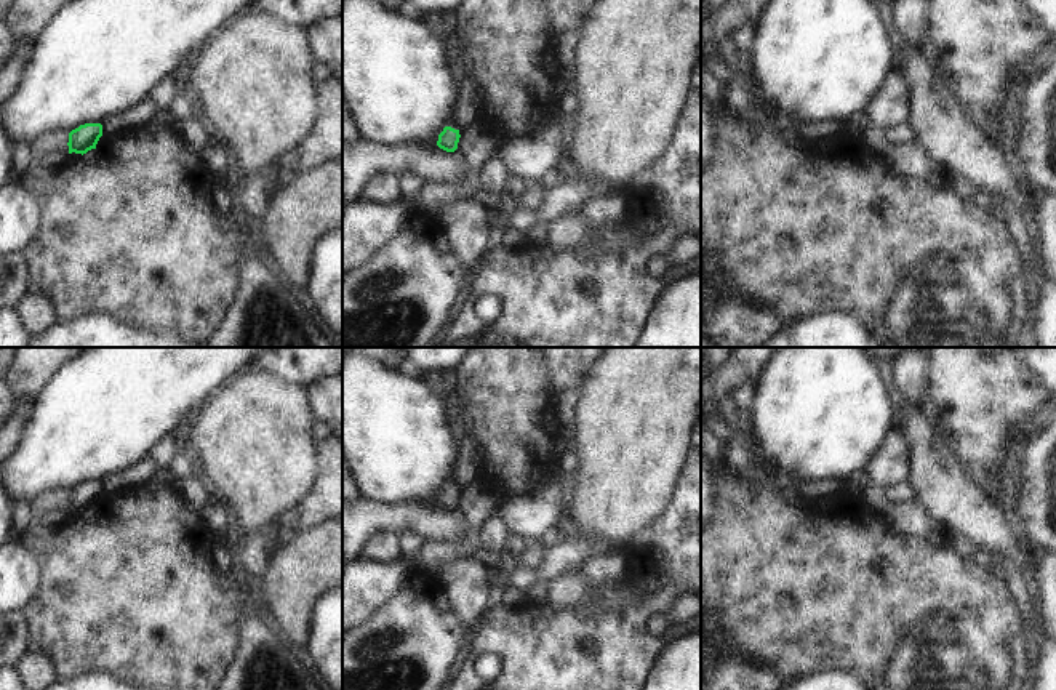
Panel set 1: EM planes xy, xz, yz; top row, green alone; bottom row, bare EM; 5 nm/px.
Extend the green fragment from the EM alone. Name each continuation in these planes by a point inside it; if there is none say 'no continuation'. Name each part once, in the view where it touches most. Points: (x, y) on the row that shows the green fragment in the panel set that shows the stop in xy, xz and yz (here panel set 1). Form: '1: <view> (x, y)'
no continuation

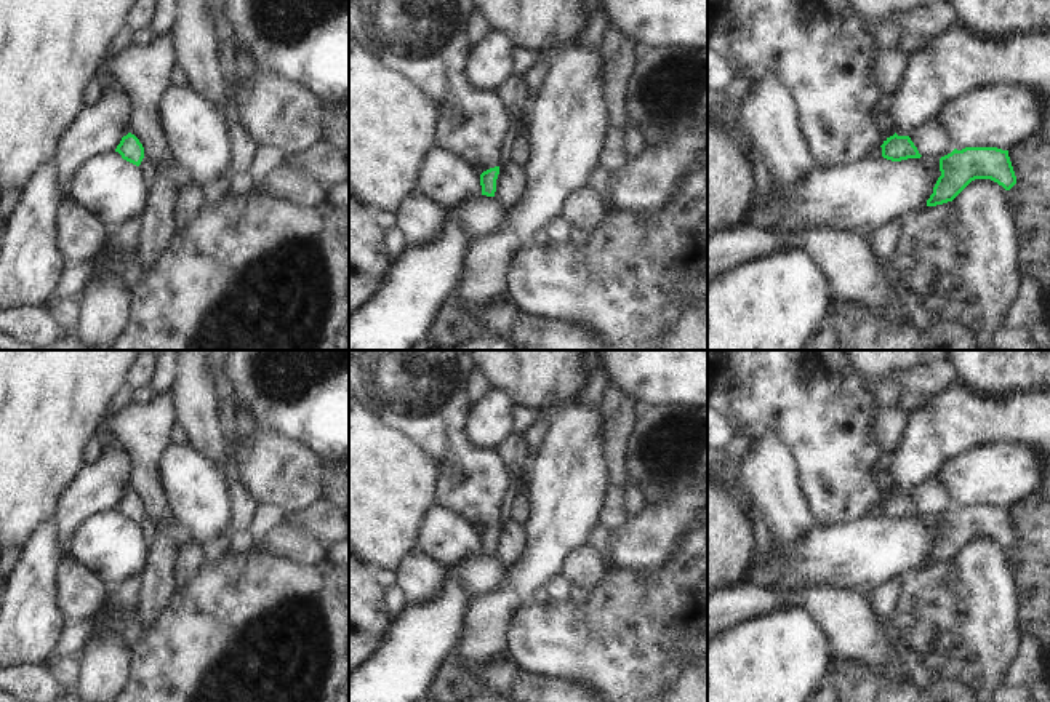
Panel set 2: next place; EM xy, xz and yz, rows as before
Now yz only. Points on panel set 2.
1: yz (817, 48)

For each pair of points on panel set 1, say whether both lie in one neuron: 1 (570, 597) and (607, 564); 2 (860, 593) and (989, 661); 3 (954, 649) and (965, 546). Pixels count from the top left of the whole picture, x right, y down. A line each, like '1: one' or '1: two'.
1: one
2: one
3: two

